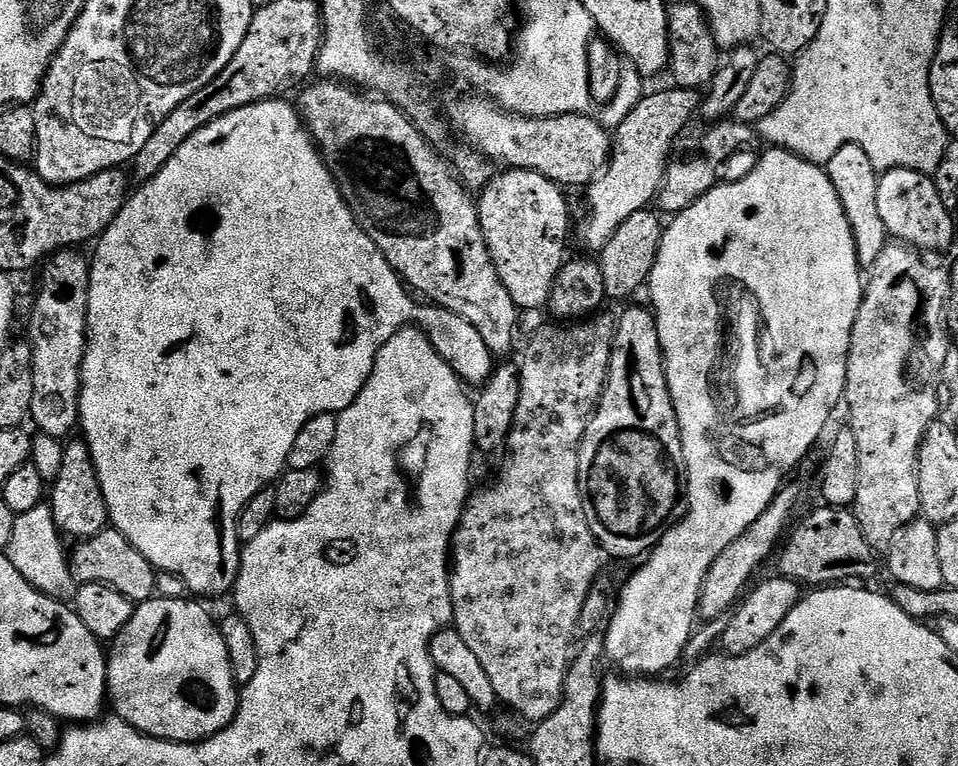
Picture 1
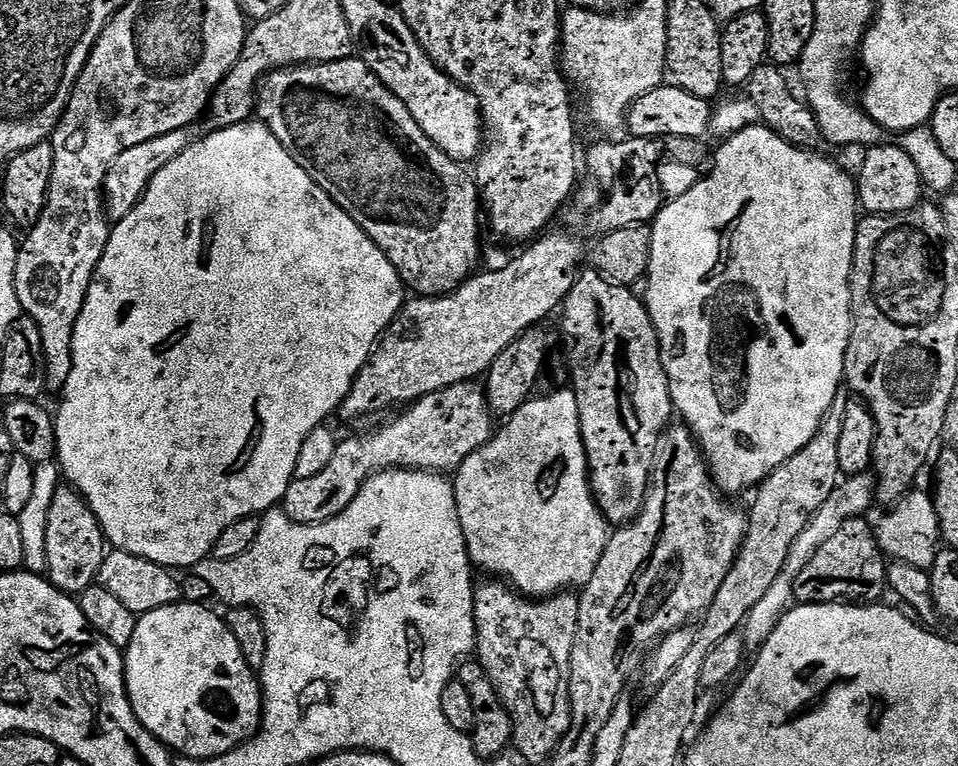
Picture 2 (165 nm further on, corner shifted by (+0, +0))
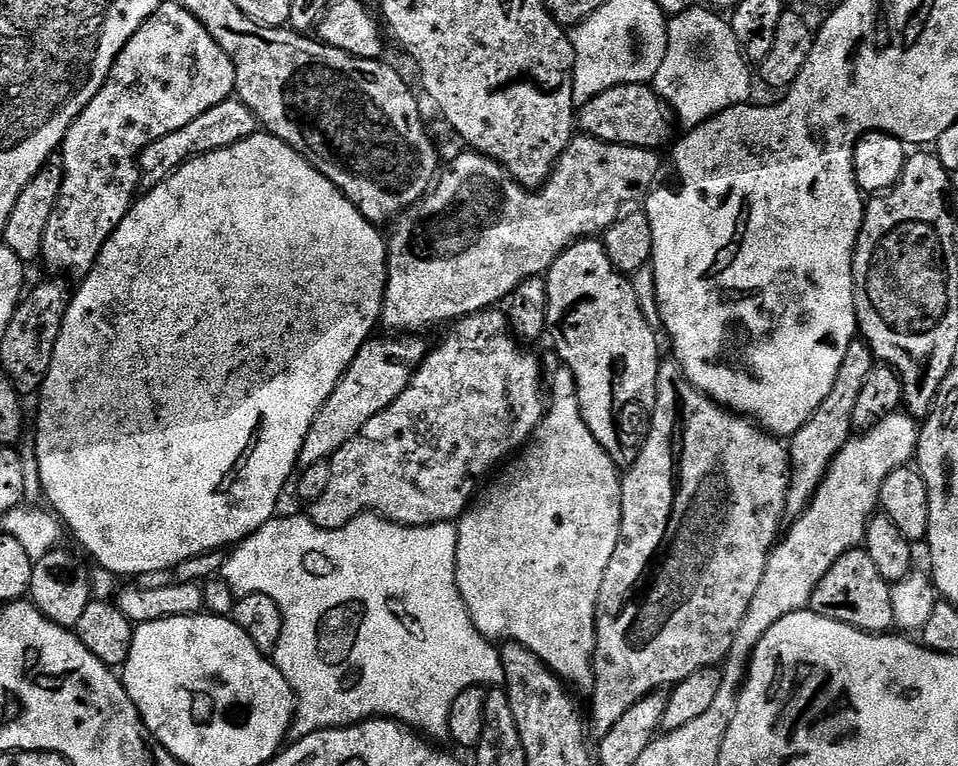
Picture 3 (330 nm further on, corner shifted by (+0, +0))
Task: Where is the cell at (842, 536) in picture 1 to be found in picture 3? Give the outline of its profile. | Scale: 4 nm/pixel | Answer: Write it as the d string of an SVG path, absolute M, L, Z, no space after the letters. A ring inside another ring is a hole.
M864 547L852 548L818 582L812 595L811 611L822 618L830 618L834 622L848 624L860 632L888 634L893 631L896 619L892 605L893 585L887 584L878 574L878 569L870 559Z

